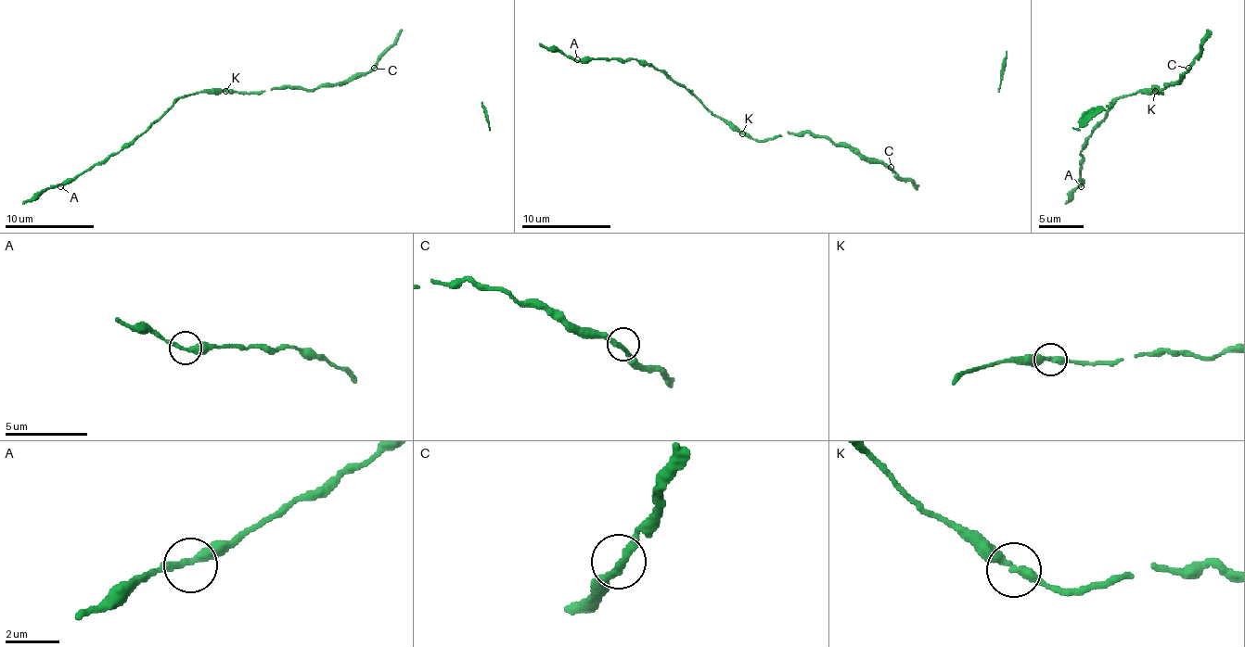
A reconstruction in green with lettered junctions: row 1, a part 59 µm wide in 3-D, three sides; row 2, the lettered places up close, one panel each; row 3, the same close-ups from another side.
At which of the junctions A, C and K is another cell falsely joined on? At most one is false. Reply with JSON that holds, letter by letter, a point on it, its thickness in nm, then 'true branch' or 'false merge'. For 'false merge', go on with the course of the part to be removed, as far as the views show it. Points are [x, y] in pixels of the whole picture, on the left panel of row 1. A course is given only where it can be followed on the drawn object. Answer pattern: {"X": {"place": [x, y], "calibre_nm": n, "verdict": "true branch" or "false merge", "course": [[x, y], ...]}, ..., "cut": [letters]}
{"A": {"place": [60, 186], "calibre_nm": 280, "verdict": "true branch"}, "C": {"place": [374, 68], "calibre_nm": 280, "verdict": "true branch"}, "K": {"place": [225, 91], "calibre_nm": 280, "verdict": "true branch"}, "cut": []}

